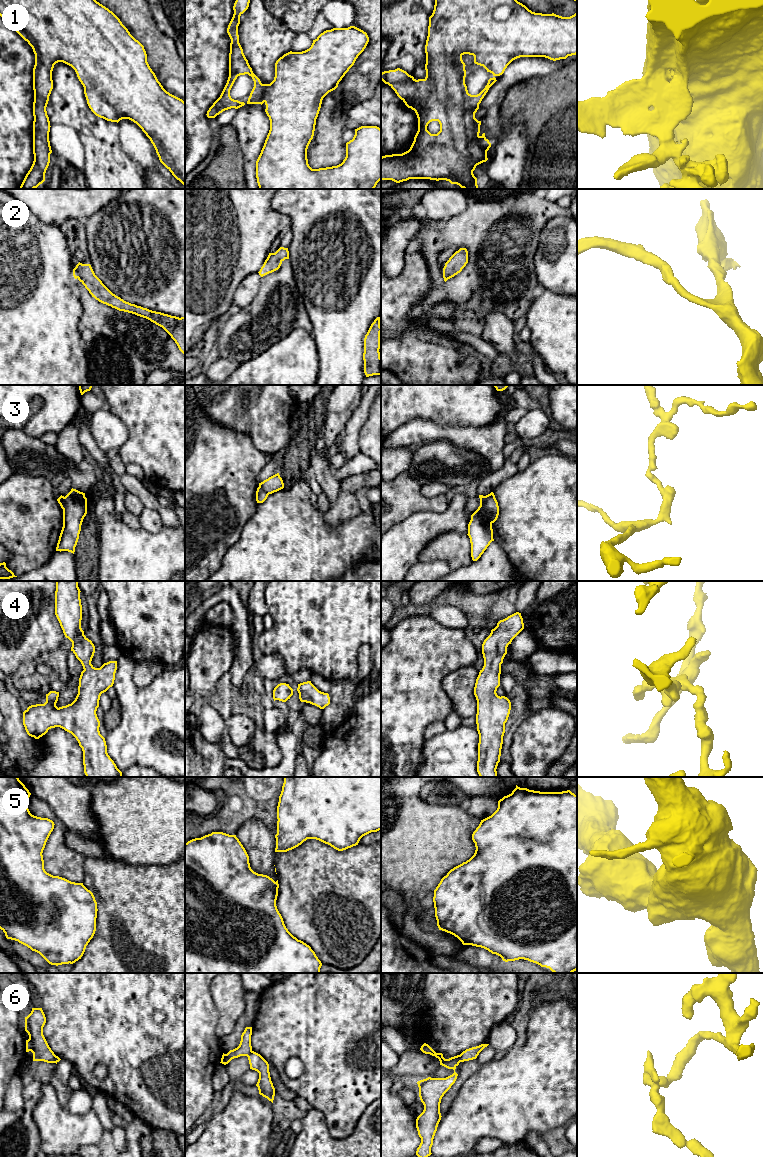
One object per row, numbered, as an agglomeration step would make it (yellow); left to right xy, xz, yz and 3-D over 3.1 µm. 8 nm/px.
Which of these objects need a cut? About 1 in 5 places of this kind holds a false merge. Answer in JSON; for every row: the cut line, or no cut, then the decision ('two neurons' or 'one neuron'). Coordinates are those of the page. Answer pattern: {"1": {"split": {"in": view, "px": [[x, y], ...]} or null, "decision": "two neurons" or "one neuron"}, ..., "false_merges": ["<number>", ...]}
{"1": {"split": null, "decision": "one neuron"}, "2": {"split": null, "decision": "one neuron"}, "3": {"split": {"in": "yz", "px": [[485, 496], [485, 509], [492, 522]]}, "decision": "two neurons"}, "4": {"split": null, "decision": "one neuron"}, "5": {"split": null, "decision": "one neuron"}, "6": {"split": {"in": "yz", "px": [[459, 1055], [460, 1061]]}, "decision": "two neurons"}, "false_merges": ["3", "6"]}

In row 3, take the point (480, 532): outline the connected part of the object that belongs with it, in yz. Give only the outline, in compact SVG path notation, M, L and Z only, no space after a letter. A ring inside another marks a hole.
M479 495L480 506L471 515L468 524L468 536L471 543L471 557L473 561L477 561L493 539L492 522L490 521L488 512L485 508L485 497Z

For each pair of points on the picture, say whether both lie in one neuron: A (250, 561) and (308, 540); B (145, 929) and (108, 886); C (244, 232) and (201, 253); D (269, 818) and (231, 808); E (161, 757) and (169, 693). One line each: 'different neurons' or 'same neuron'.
A: same neuron
B: same neuron
C: same neuron
D: same neuron
E: same neuron

